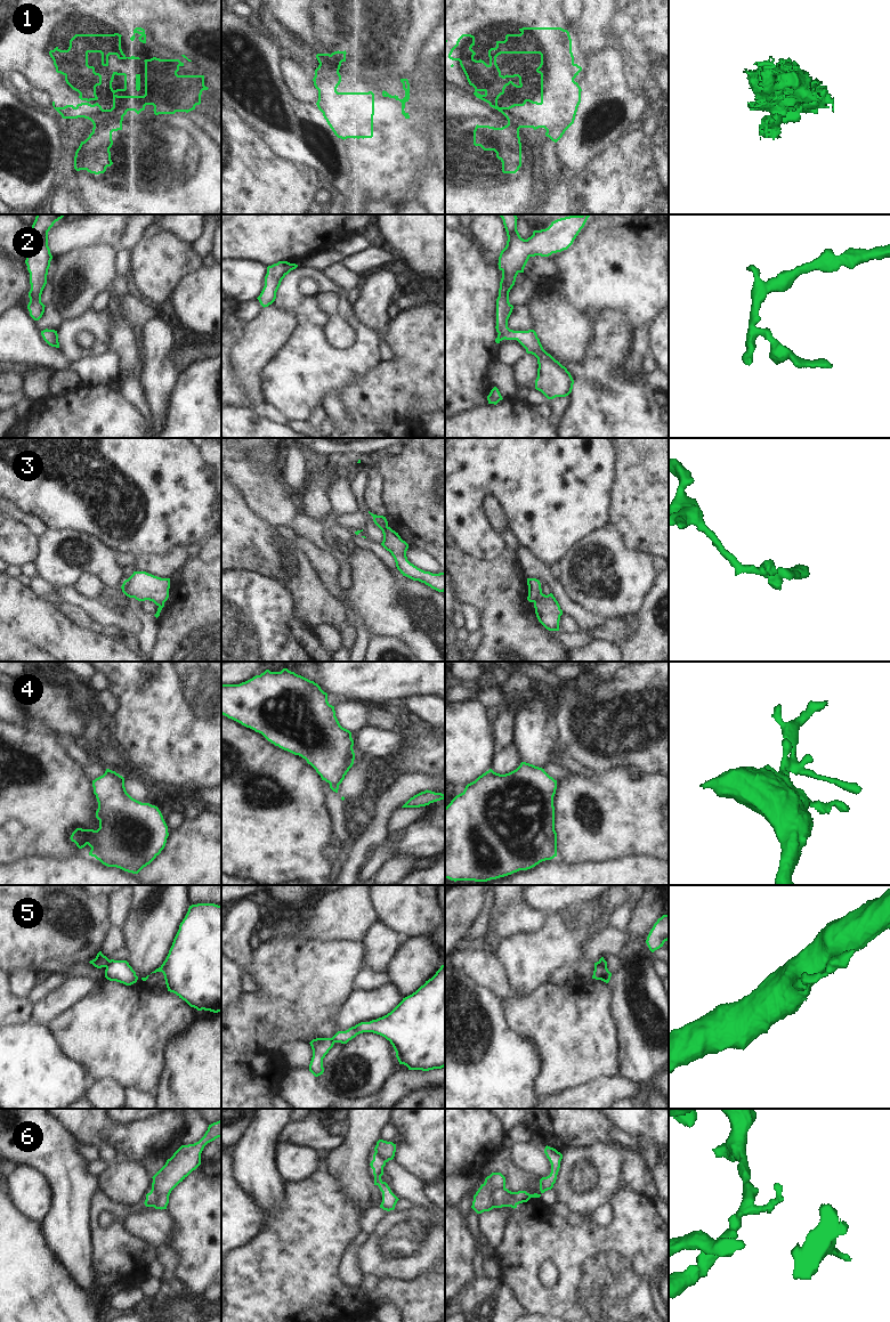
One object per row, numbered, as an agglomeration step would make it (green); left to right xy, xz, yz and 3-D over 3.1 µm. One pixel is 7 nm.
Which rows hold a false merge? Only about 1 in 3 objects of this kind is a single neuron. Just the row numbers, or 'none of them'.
1, 3, 5, 6

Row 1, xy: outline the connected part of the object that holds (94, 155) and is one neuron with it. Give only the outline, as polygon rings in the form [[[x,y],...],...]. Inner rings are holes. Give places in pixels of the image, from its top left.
[[[102,122],[92,128],[89,137],[81,141],[74,156],[74,169],[87,170],[90,173],[99,175],[113,164],[110,148],[113,145],[112,131]]]

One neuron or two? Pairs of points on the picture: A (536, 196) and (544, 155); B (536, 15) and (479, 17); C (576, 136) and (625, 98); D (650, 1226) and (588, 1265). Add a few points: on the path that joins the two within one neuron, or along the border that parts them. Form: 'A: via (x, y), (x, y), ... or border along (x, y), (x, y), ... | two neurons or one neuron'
A: via (541, 186), (544, 179), (544, 165) | one neuron
B: via (523, 15), (493, 15) | one neuron
C: via (581, 120), (583, 113), (596, 100), (609, 97) | one neuron
D: via (634, 1242), (612, 1265), (604, 1265) | one neuron

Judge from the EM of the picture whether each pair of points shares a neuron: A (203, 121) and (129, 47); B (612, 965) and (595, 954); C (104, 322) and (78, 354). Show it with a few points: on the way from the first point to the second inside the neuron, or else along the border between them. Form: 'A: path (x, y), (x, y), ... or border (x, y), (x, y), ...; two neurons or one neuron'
A: path (186, 102), (148, 62); one neuron
B: border (617, 955), (605, 954), (601, 956); two neurons
C: path (100, 332), (100, 341), (88, 353); one neuron

